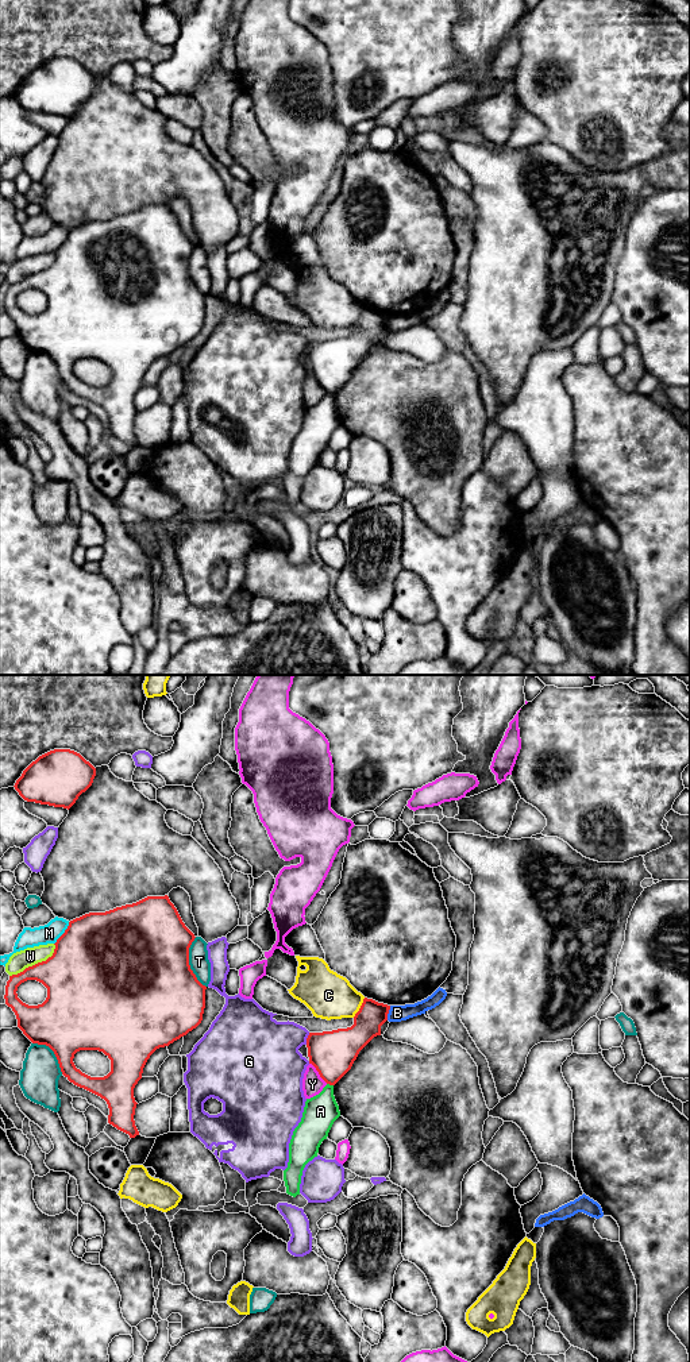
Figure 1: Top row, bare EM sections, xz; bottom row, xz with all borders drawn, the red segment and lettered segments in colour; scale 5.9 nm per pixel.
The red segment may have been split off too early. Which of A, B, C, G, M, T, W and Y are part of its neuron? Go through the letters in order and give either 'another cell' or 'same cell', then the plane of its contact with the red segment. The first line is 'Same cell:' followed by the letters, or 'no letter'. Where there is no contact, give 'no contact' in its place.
Same cell: no letter
A: another cell | xz
B: another cell | xz
C: another cell | xz
G: another cell | xz
M: another cell | xz
T: another cell | xz
W: another cell | xz
Y: another cell | xz

